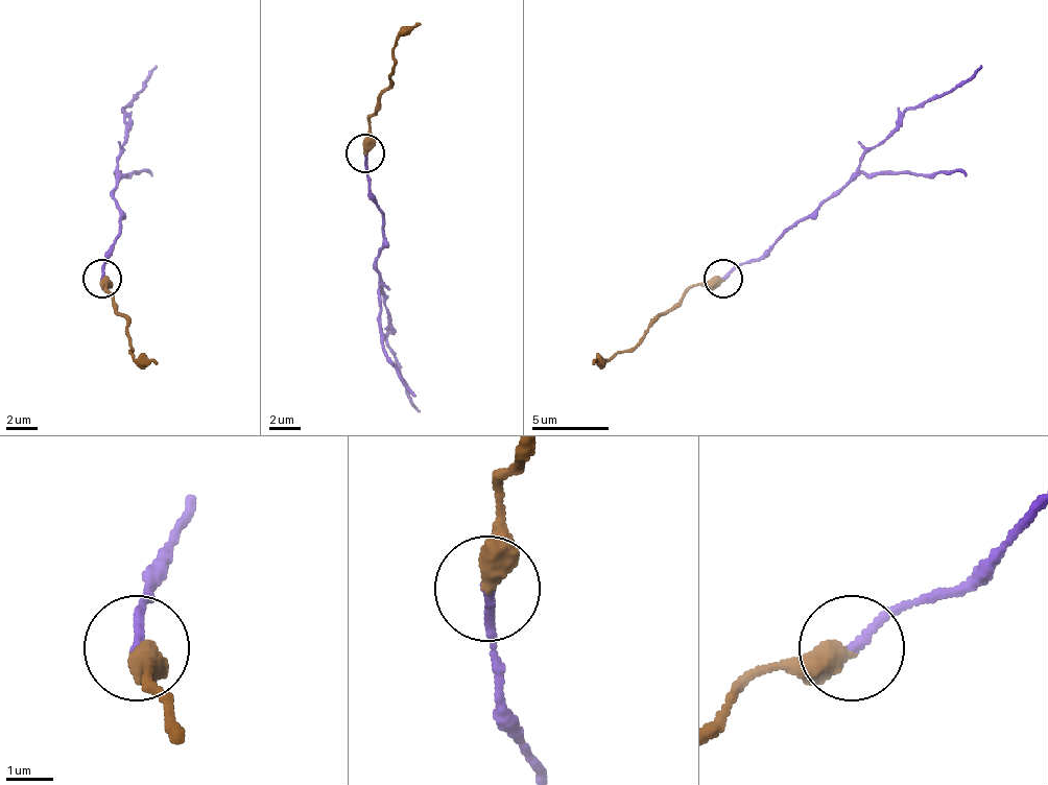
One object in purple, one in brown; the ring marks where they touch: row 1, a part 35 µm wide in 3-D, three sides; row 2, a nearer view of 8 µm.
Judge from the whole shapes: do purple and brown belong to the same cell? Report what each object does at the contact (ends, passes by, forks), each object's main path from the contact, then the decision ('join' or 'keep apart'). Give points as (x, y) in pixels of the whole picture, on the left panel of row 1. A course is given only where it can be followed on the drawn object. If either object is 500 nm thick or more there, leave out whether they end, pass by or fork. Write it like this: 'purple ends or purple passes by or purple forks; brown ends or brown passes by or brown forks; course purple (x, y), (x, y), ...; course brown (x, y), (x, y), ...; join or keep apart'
purple ends; brown ends; course purple (101, 279), (104, 260), (120, 233), (113, 187), (124, 110), (140, 95), (155, 64); course brown (101, 279), (128, 322), (132, 356), (159, 363); keep apart

